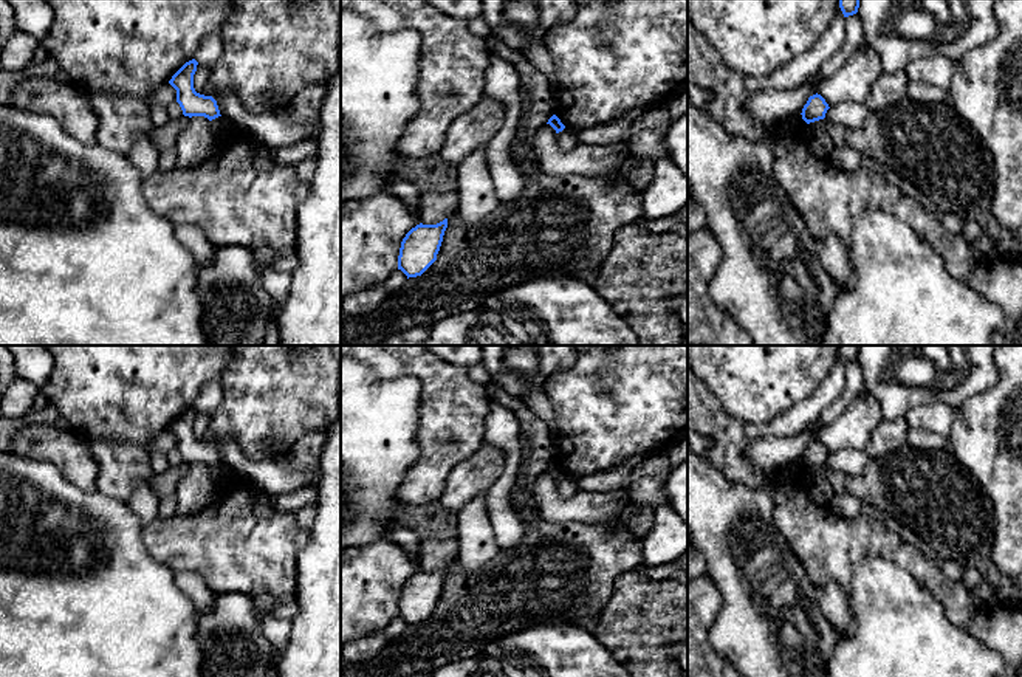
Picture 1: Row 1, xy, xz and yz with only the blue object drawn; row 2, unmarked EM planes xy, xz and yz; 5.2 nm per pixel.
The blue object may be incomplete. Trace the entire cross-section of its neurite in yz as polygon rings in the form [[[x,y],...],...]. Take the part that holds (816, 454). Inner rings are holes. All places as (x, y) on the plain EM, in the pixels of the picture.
[[[813,442],[808,445],[807,451],[802,455],[802,466],[810,471],[819,466],[825,465],[825,460],[828,457],[828,451],[821,442]]]

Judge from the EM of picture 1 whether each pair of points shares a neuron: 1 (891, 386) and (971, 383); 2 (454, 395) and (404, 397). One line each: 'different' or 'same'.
1: same
2: different

